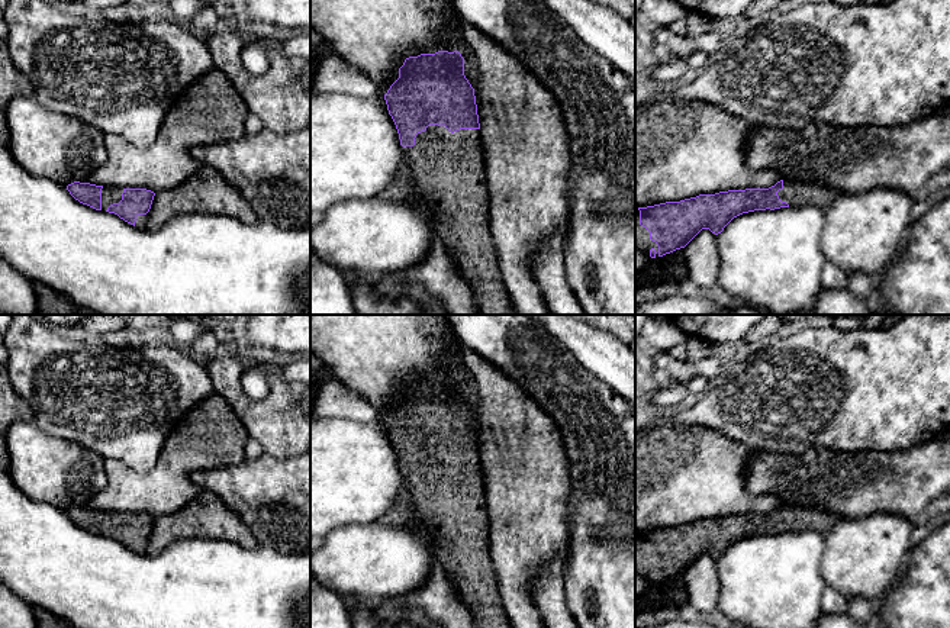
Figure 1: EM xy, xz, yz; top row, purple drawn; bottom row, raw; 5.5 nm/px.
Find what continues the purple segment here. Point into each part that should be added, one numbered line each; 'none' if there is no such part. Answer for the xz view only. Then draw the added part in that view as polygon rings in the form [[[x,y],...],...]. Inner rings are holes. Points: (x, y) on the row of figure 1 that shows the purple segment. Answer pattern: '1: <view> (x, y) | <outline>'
1: xz (448, 168) | [[[429,125],[415,138],[413,146],[403,146],[406,165],[415,190],[422,194],[435,218],[435,235],[445,244],[460,276],[471,287],[480,315],[516,315],[497,264],[496,245],[490,232],[490,193],[480,129],[460,129],[451,133],[445,126]]]

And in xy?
1: xy (110, 195) | [[[103,186],[102,189],[102,210],[107,210],[107,207],[113,203],[119,203],[122,200],[122,187],[115,186]]]

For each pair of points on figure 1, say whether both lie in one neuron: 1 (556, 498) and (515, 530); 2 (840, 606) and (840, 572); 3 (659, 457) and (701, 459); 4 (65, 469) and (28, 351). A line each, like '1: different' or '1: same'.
1: same
2: different
3: same
4: different

